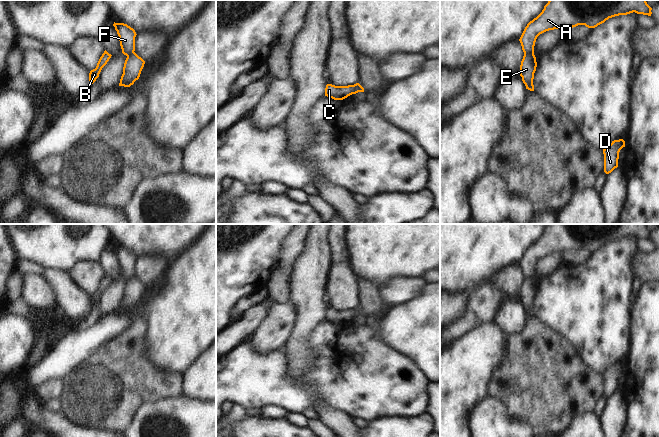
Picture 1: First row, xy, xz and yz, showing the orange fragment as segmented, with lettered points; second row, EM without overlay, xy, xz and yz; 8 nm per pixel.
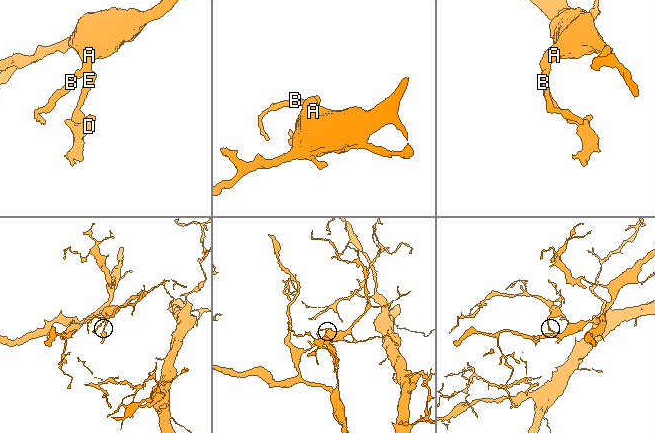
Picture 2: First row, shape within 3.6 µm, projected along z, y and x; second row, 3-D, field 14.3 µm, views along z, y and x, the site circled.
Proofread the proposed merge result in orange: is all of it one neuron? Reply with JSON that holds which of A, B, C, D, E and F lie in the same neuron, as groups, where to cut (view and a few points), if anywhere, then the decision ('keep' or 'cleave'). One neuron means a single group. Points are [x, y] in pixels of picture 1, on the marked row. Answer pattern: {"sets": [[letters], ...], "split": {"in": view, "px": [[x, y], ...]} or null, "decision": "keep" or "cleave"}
{"sets": [["A", "B", "C", "F"], ["D", "E"]], "split": {"in": "yz", "px": [[524, 53], [533, 54]]}, "decision": "cleave"}

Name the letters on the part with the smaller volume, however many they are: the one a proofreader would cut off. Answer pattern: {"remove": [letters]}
{"remove": ["D", "E"]}

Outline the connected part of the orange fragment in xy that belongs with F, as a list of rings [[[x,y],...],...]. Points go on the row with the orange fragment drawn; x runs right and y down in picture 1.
[[[114,22],[113,26],[119,36],[122,53],[126,56],[130,55],[135,51],[135,37],[137,35],[135,30],[124,23]]]

